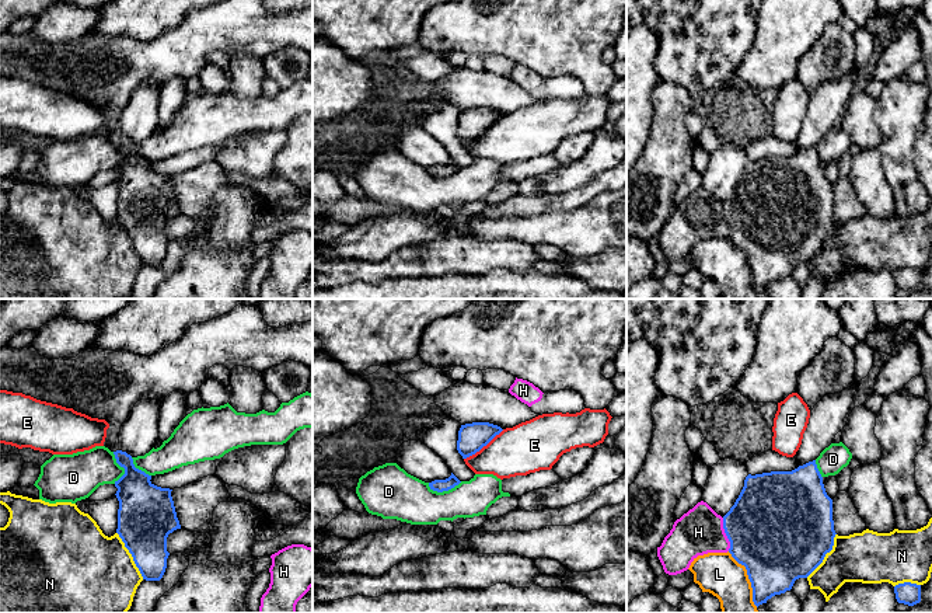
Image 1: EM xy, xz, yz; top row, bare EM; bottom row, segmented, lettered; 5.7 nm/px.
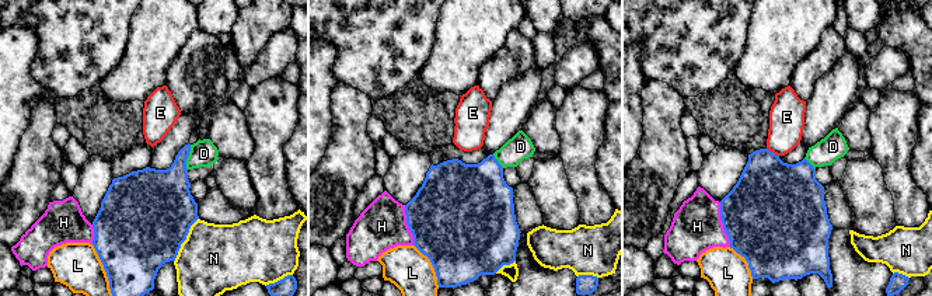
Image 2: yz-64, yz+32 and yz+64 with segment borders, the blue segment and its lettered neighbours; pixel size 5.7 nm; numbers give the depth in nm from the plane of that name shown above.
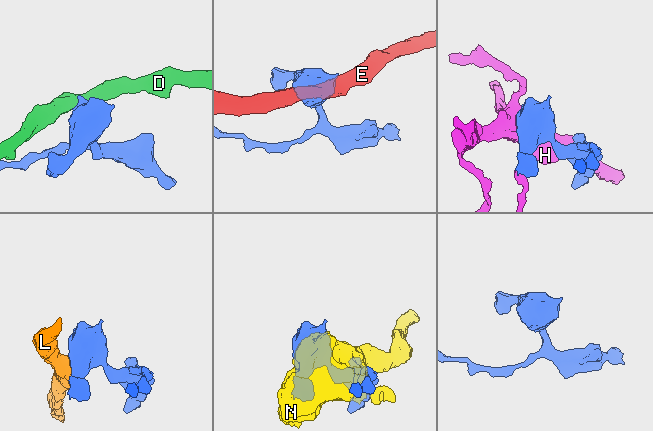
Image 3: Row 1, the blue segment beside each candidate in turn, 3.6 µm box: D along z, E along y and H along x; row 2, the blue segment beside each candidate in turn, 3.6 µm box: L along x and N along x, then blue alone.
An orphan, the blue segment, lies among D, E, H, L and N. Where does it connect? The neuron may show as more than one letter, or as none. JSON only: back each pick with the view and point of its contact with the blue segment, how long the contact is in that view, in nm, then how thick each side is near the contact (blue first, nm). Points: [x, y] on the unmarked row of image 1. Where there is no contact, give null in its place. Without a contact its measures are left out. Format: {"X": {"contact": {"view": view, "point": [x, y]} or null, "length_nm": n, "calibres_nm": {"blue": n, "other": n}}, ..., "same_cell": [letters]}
{"same_cell": []}

